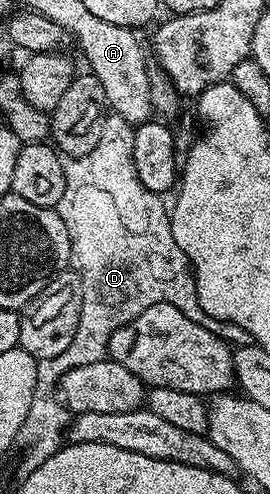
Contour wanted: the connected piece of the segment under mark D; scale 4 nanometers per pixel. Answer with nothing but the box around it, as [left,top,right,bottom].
[17,113,254,476]

